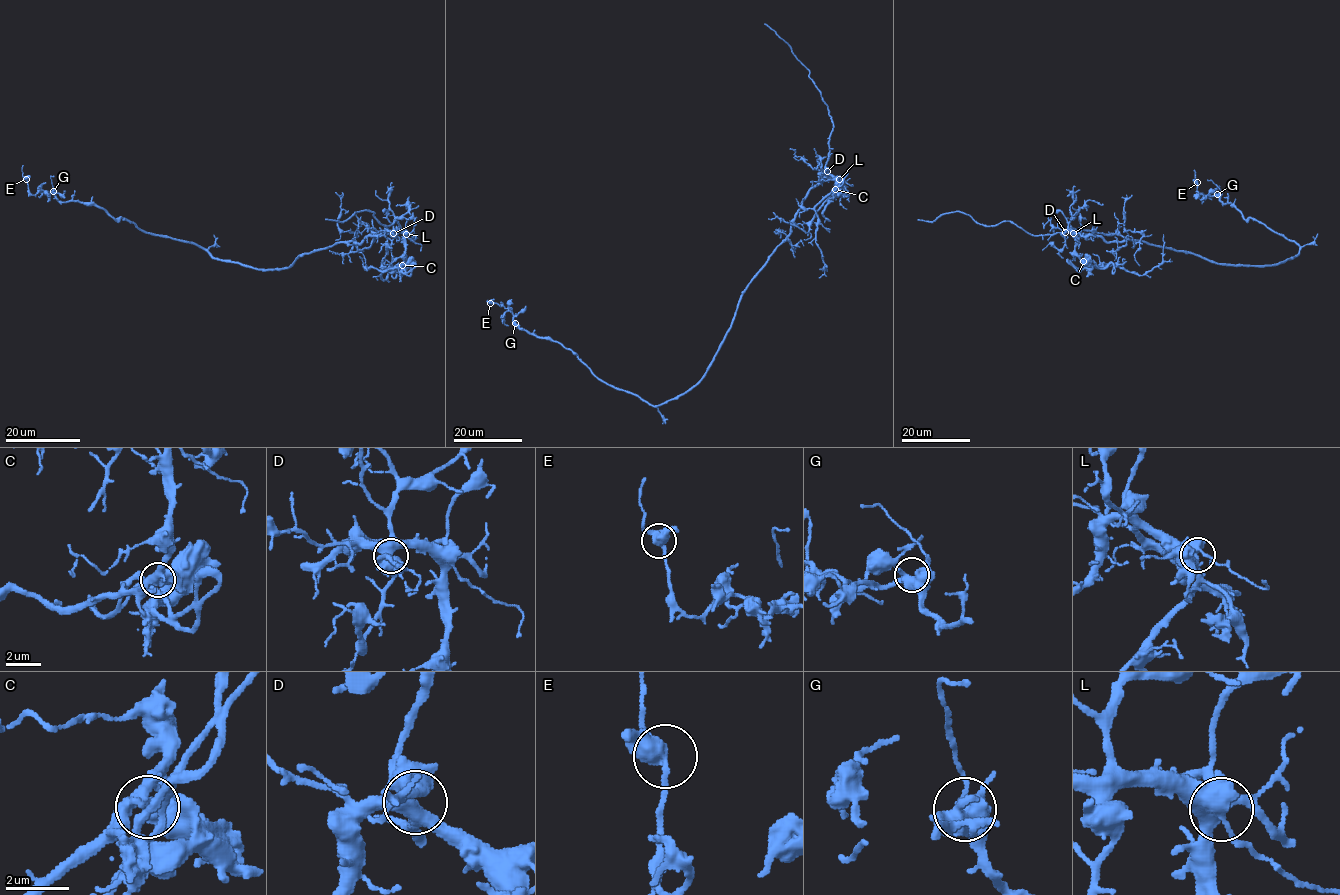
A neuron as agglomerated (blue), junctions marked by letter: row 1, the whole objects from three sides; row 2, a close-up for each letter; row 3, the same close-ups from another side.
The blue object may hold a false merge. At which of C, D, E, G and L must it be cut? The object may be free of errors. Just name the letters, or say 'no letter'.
C

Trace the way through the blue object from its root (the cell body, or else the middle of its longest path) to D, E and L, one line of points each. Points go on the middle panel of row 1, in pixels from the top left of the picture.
D: (732, 320), (742, 292), (790, 232), (791, 222), (802, 200), (816, 184), (819, 176), (827, 171)
E: (732, 320), (706, 374), (683, 393), (653, 406), (600, 381), (569, 349), (521, 330), (510, 310), (490, 304)
L: (732, 320), (742, 292), (790, 232), (791, 222), (802, 200), (816, 184), (819, 176), (829, 172), (839, 179)

